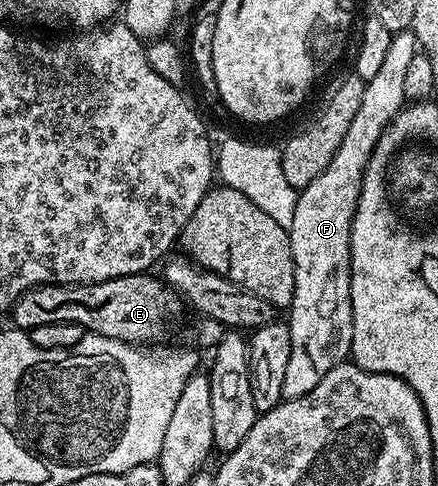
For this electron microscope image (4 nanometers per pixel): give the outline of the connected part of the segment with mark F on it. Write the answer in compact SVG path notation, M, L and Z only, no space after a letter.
M411 30L397 31L392 36L390 49L386 49L386 61L378 68L374 77L367 79L362 93L362 101L358 105L358 113L354 121L350 121L350 129L346 129L346 137L342 137L342 145L338 153L330 161L330 165L310 185L306 185L296 196L294 205L294 221L287 227L290 237L290 249L294 257L294 297L291 307L286 311L286 322L290 329L290 362L286 365L286 377L282 381L282 400L297 399L330 369L345 362L352 354L352 338L354 337L354 317L352 316L352 298L350 297L350 281L352 280L352 254L350 253L350 229L354 221L354 213L358 205L358 197L364 180L364 170L372 156L372 150L378 145L382 133L388 128L388 122L405 106L406 68L418 54L416 36Z

